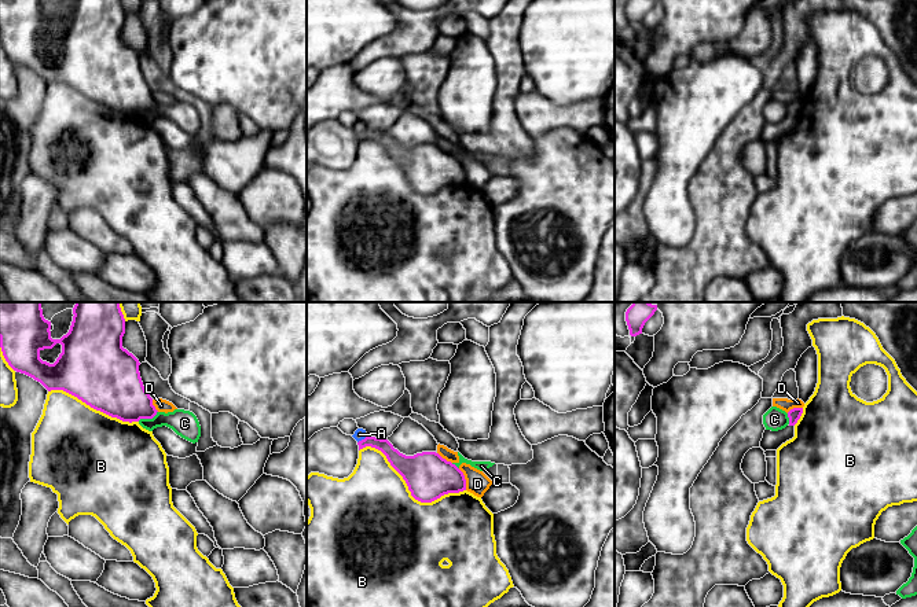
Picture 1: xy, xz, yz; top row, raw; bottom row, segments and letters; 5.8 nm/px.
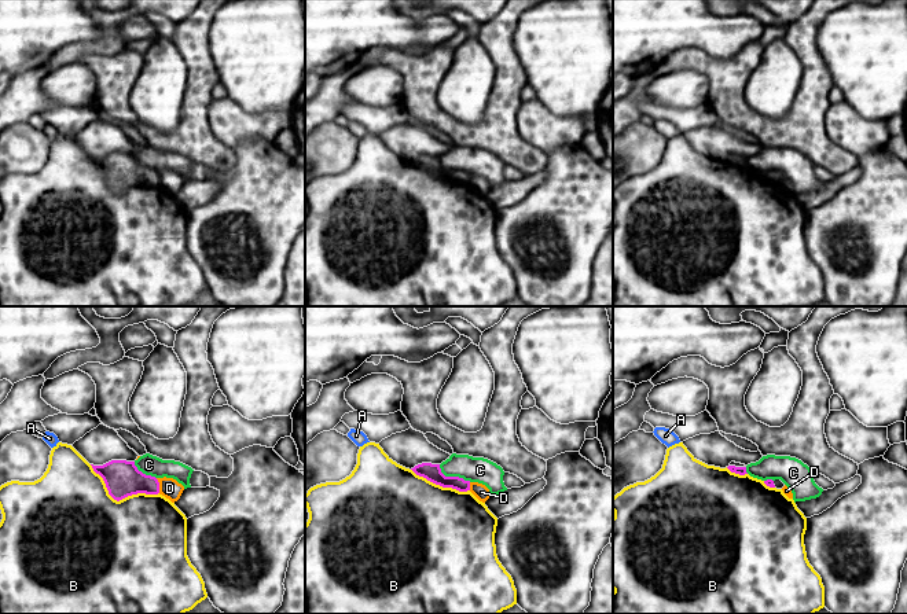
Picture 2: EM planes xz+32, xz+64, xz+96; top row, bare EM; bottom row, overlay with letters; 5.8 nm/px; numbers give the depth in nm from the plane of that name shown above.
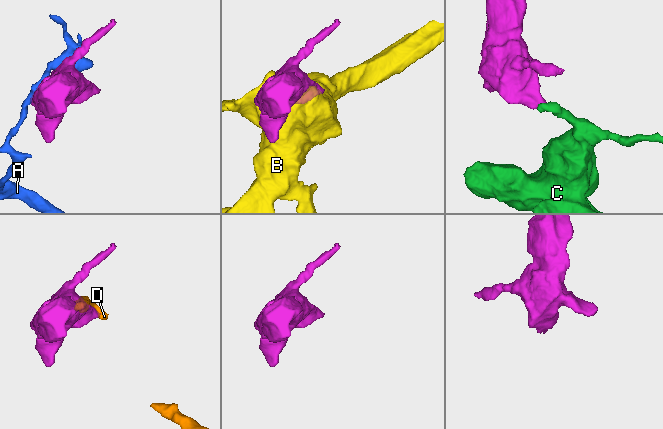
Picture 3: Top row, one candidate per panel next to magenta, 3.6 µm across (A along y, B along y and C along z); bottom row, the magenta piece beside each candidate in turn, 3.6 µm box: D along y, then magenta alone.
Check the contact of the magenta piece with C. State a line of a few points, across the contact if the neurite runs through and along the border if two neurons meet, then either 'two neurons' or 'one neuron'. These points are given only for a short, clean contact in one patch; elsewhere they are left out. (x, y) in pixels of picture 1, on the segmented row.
line xy (157, 411), (151, 418), (140, 418), (138, 420); two neurons

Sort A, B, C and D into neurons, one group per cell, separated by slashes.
A / B / C / D

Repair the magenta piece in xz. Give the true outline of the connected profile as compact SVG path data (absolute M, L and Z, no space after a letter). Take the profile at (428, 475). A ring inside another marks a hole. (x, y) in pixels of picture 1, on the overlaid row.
M370 435L359 441L357 445L359 450L366 446L381 450L403 477L411 496L421 503L432 503L444 494L466 490L463 472L436 452L406 456L395 449L388 439Z

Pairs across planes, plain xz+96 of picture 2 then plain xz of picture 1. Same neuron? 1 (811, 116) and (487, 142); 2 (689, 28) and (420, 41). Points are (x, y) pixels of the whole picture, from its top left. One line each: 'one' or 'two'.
1: one
2: two

